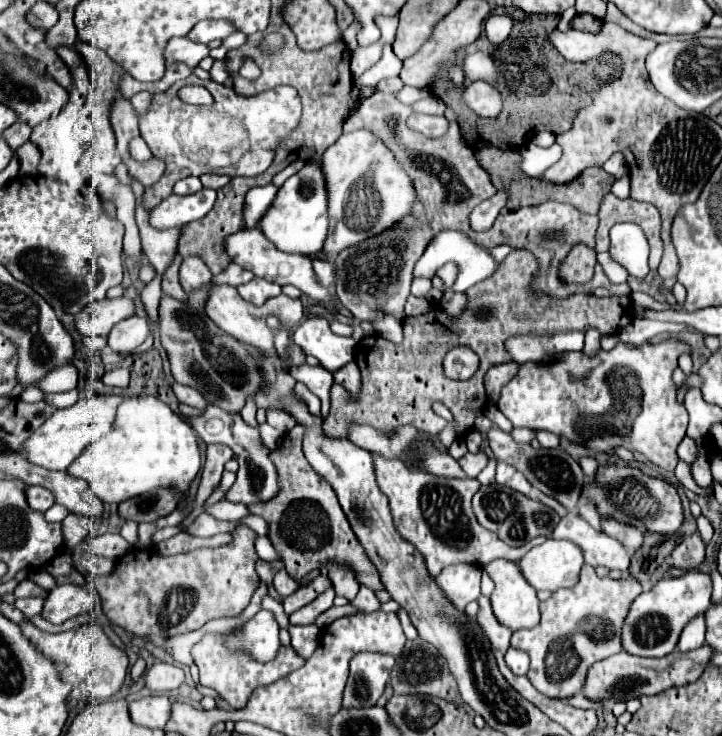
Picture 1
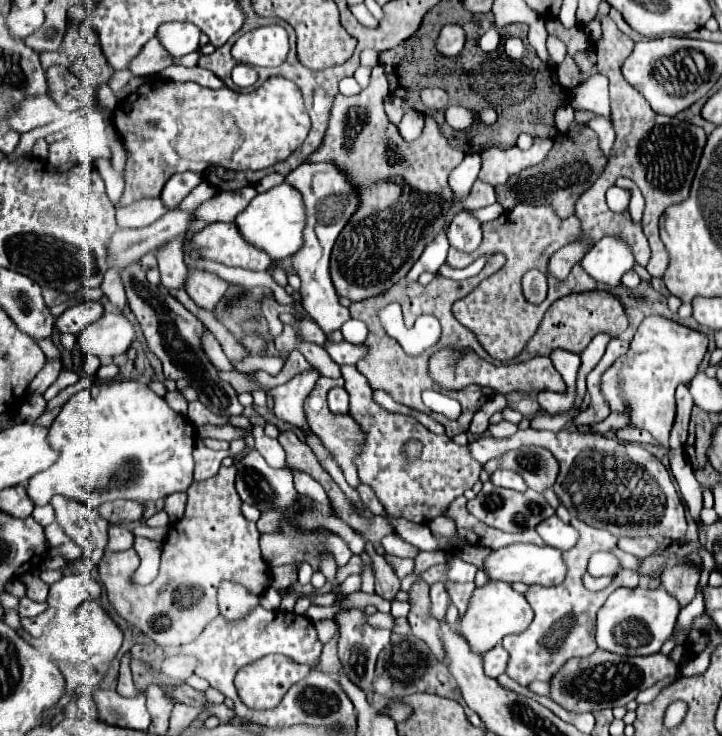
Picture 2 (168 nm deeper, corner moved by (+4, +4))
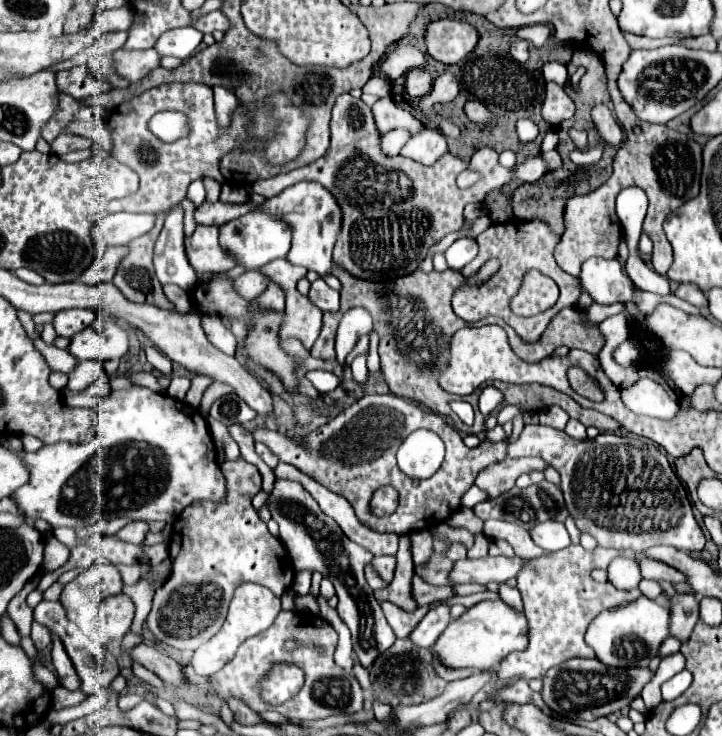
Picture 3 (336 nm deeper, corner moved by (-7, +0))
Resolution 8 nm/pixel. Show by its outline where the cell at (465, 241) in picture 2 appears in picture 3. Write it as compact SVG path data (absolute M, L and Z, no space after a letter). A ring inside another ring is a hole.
M460 238L444 252L444 256L446 256L450 268L460 270L476 258L476 252L478 252L478 246L476 246L474 238Z

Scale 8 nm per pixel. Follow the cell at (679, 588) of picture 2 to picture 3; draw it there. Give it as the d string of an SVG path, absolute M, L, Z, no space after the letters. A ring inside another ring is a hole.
M682 592L670 598L670 610L672 610L670 634L686 642L688 636L692 634L692 628L698 622L698 614L700 614L698 608L700 608L700 600L696 598L694 592Z

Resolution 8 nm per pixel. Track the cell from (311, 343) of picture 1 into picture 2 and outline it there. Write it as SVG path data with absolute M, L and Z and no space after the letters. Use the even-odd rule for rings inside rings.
M327 342L327 352L339 366L345 366L345 364L355 366L361 358L365 358L369 354L369 346L367 344L351 344L351 342L339 342L339 344Z

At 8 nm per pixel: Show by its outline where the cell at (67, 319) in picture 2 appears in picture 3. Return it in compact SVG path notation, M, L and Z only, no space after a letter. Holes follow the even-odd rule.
M62 310L56 314L54 318L54 328L58 332L58 336L66 336L72 338L72 334L78 334L80 330L84 330L84 326L90 326L92 322L96 322L98 314L94 310Z

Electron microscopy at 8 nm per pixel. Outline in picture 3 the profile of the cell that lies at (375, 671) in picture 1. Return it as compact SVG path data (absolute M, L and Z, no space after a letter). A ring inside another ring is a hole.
M276 478L274 488L266 500L266 506L272 518L280 526L280 540L286 546L296 572L302 570L320 572L324 578L328 578L334 584L338 596L336 610L352 632L352 646L356 660L364 668L370 668L372 662L378 658L378 654L388 650L396 642L396 634L386 624L380 604L372 596L372 588L368 586L364 576L364 568L374 556L368 550L356 546L352 540L348 540L340 530L340 526L332 518L320 512L316 500L296 480Z

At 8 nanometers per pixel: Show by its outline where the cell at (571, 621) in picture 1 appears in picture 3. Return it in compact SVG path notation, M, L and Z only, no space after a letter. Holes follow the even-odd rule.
M572 544L562 552L554 552L550 556L540 556L534 558L530 562L530 566L526 570L520 572L518 576L518 590L522 594L522 602L524 602L524 614L528 618L528 626L530 626L530 644L524 652L512 652L508 654L500 666L498 666L498 678L506 680L506 678L514 678L520 676L522 680L532 680L532 678L544 678L544 674L552 668L558 666L560 662L566 662L570 658L594 658L594 650L584 642L584 634L590 626L590 622L602 612L602 610L610 610L614 606L620 606L622 602L630 602L636 596L640 596L640 588L634 590L618 590L612 584L598 584L590 578L590 572L594 568L604 568L608 566L608 562L612 560L612 556L626 556L630 550L612 550L612 548L602 548L596 546L594 550L584 550L580 544Z

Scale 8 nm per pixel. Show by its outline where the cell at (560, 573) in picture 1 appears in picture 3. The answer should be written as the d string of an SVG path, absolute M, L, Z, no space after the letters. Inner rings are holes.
M484 556L478 560L458 560L454 562L454 570L450 574L452 582L456 584L488 584L488 582L508 582L508 580L516 580L520 570L528 564L528 560L514 556L514 558L506 558L506 556Z

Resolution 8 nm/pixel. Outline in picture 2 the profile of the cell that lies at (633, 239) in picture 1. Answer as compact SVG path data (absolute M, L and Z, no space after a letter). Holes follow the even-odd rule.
M615 238L599 240L581 260L583 270L599 284L609 288L621 286L621 276L633 268L633 254L629 246Z

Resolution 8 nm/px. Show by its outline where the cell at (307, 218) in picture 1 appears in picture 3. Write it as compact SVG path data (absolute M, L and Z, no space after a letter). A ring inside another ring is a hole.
M252 210L220 226L220 244L240 262L240 266L248 270L262 268L264 264L276 258L286 258L290 250L290 242L292 242L292 228L282 218L276 218L274 214L262 210Z

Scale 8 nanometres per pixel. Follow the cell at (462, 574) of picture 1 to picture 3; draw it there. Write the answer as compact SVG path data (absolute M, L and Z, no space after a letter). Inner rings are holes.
M438 606L434 610L430 610L422 622L414 628L414 632L410 634L410 640L422 648L432 648L438 640L438 636L446 630L446 626L450 624L450 608L448 606Z

